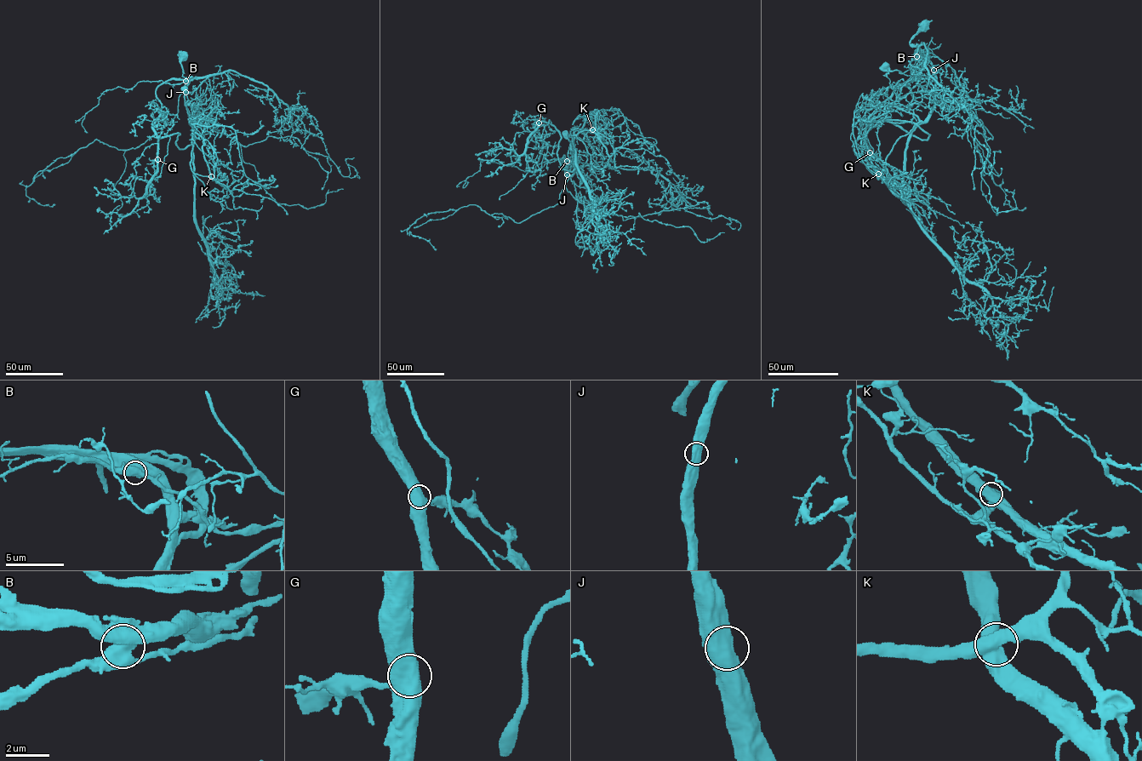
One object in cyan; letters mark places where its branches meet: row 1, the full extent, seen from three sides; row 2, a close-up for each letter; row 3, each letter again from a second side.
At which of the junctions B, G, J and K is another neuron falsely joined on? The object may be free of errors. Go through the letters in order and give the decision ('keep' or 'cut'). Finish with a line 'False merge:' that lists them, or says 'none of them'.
B: cut
G: keep
J: keep
K: keep
False merge: B

